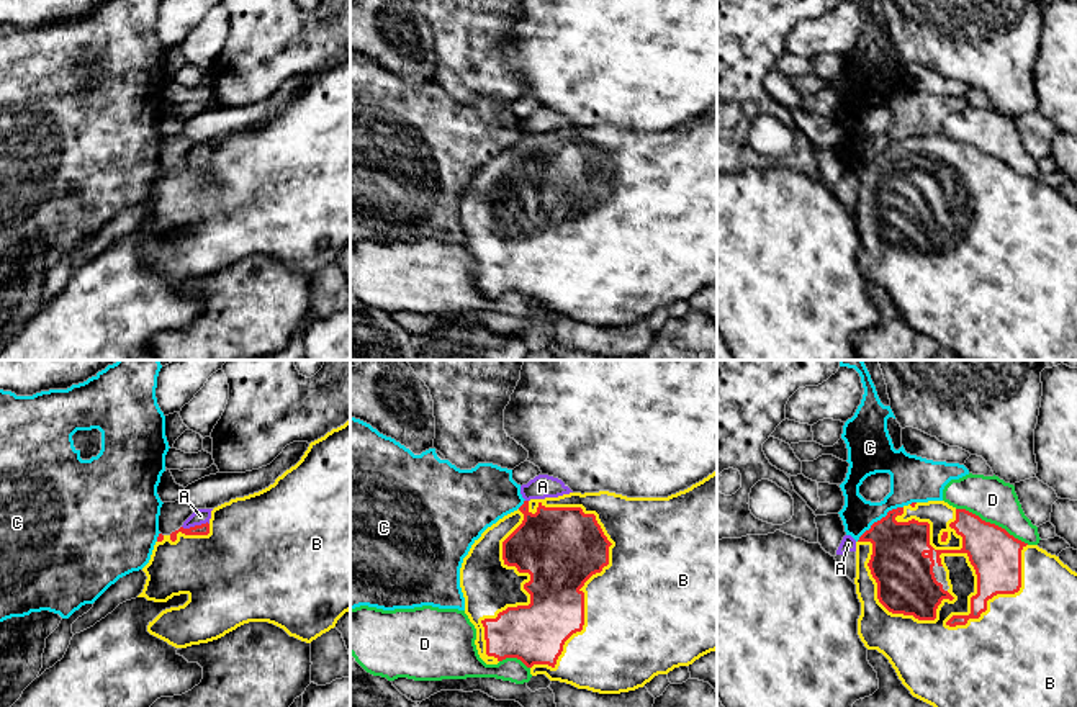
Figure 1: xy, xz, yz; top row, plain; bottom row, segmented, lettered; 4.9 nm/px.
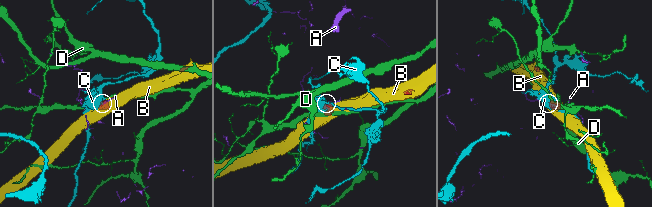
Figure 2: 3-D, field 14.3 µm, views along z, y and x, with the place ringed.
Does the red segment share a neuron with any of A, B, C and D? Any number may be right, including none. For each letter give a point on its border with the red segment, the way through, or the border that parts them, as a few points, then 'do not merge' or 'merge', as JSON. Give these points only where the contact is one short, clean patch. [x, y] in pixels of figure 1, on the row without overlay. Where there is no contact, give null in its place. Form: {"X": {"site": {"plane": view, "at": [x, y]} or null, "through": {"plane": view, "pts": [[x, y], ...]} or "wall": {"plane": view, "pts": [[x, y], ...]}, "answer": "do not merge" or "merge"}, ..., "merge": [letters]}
{"A": {"site": {"plane": "xy", "at": [195, 159]}, "wall": {"plane": "xy", "pts": [[208, 156], [182, 161]]}, "answer": "do not merge"}, "B": {"site": {"plane": "yz", "at": [971, 197]}, "answer": "merge"}, "C": {"site": {"plane": "yz", "at": [881, 153]}, "answer": "do not merge"}, "D": {"site": {"plane": "yz", "at": [992, 157]}, "answer": "do not merge"}, "merge": ["B"]}

